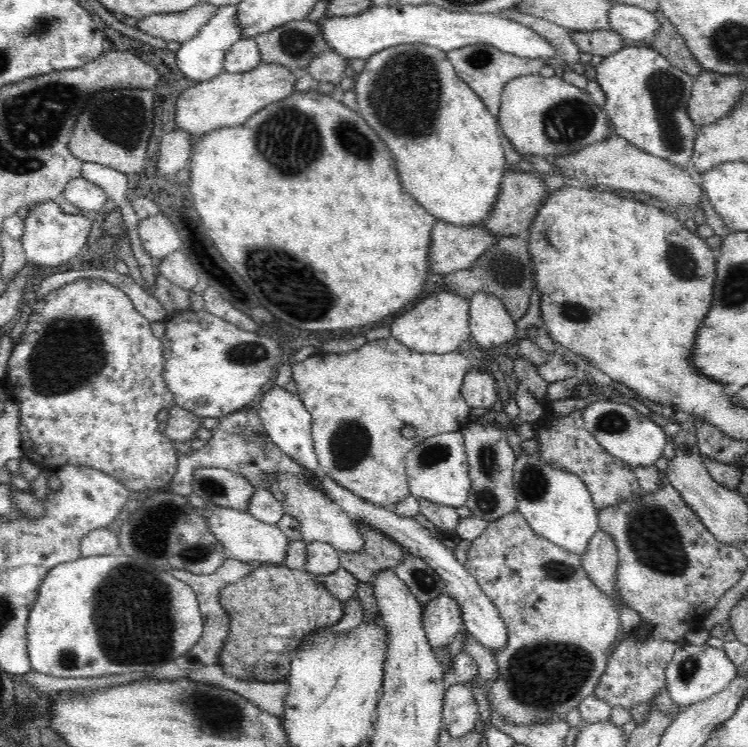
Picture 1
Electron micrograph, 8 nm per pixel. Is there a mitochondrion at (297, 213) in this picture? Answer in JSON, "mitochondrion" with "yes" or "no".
{"mitochondrion":"no"}

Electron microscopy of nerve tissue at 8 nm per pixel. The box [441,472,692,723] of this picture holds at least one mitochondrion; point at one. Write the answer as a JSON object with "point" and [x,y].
{"point":[542,677]}

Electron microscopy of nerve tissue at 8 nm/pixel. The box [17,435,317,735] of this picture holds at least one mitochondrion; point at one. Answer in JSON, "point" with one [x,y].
{"point":[125,636]}

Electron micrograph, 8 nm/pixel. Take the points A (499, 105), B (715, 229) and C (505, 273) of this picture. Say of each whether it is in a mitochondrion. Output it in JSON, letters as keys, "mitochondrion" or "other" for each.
{"A":"other","B":"other","C":"mitochondrion"}

